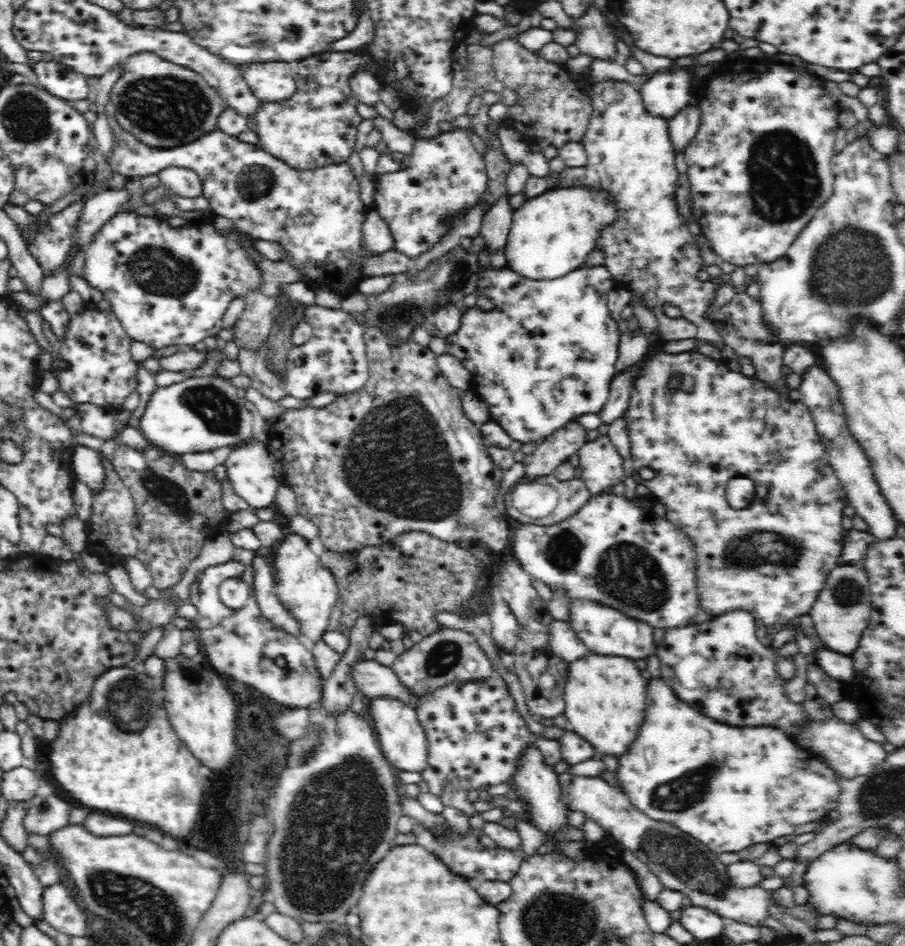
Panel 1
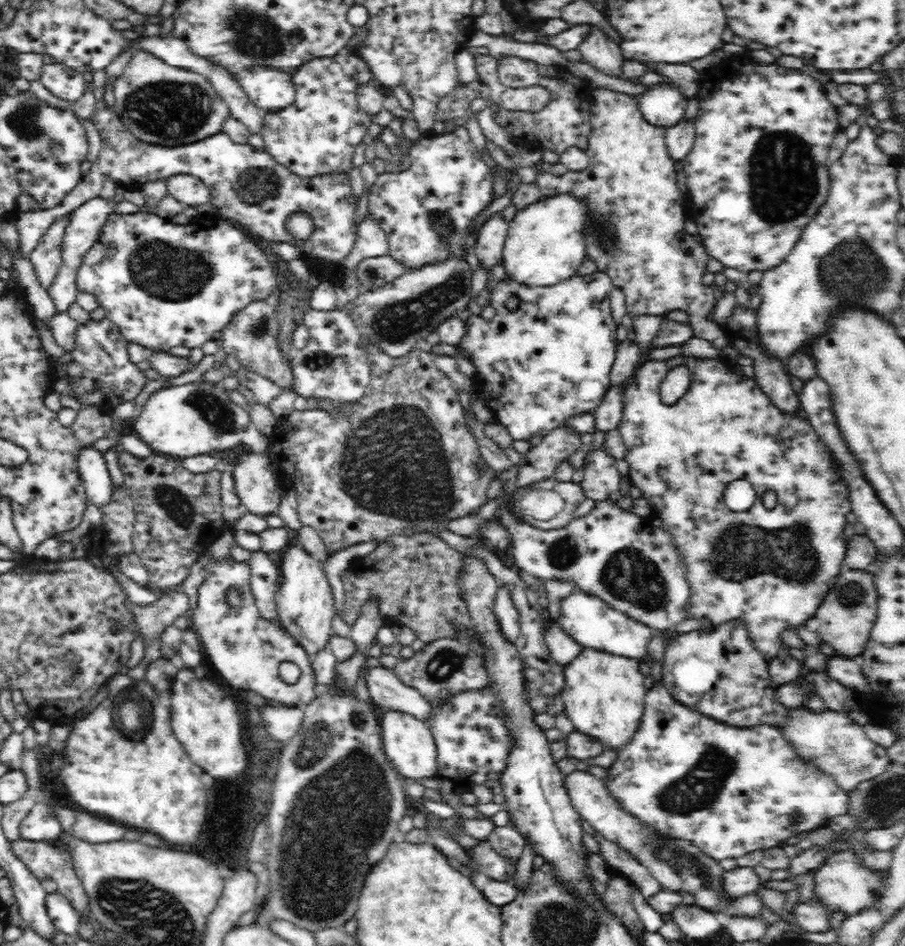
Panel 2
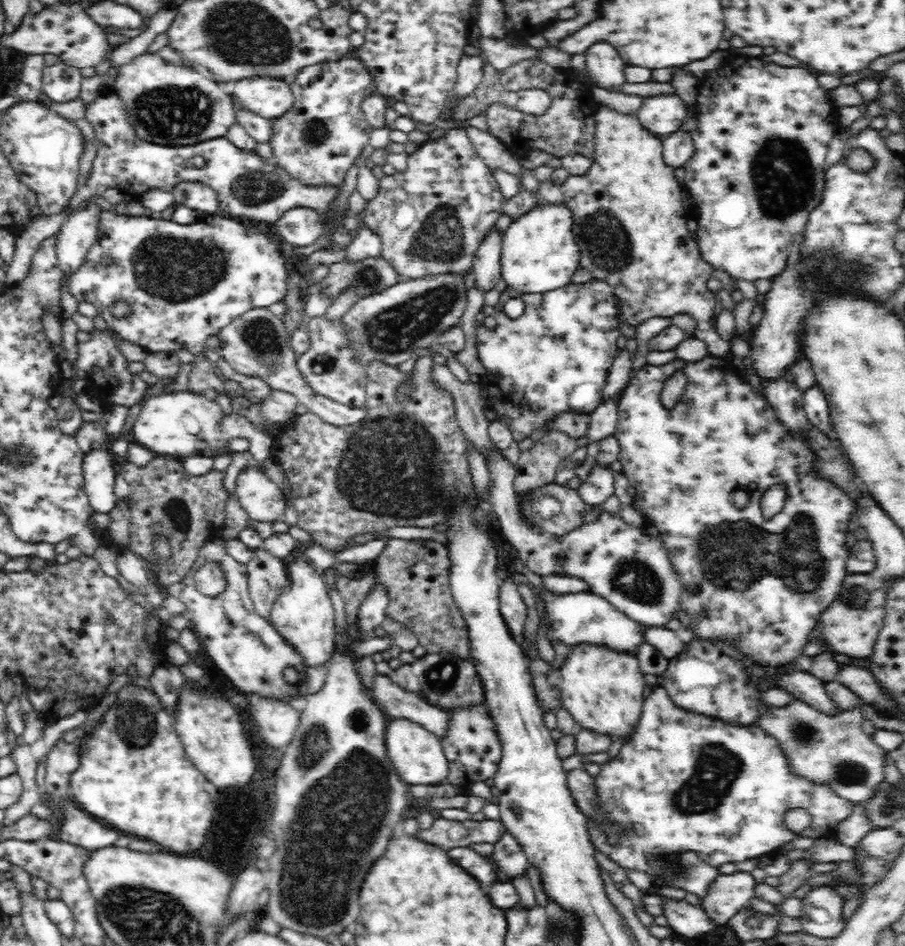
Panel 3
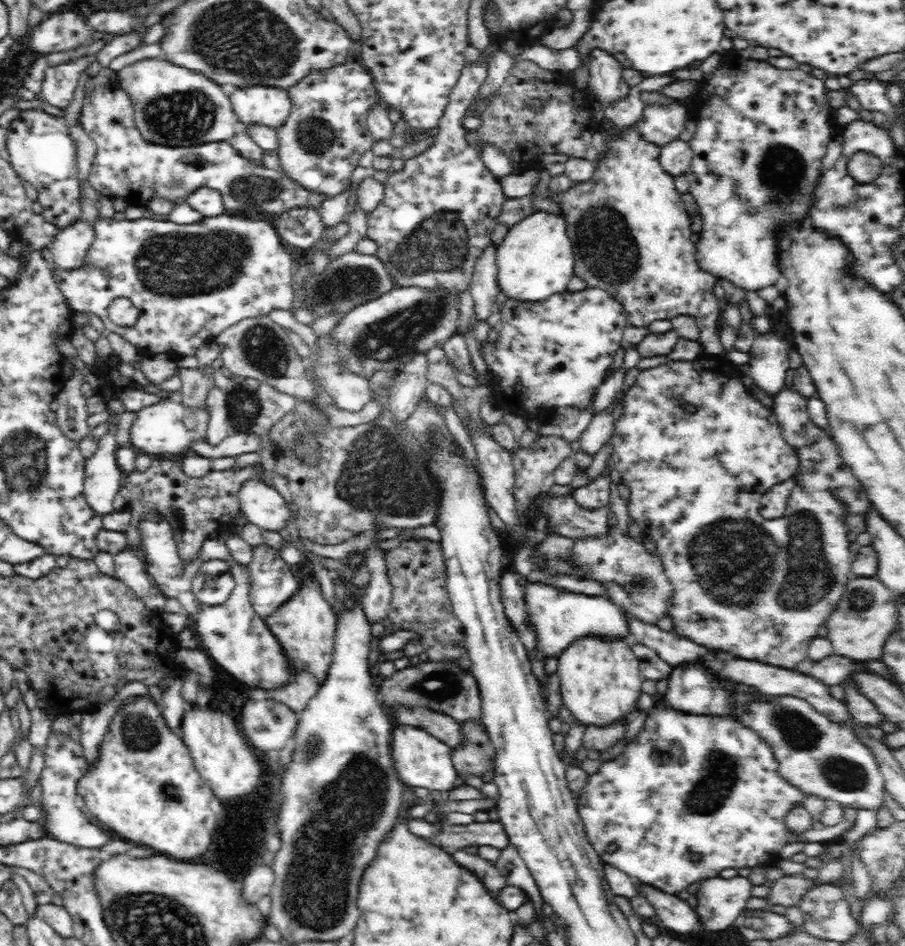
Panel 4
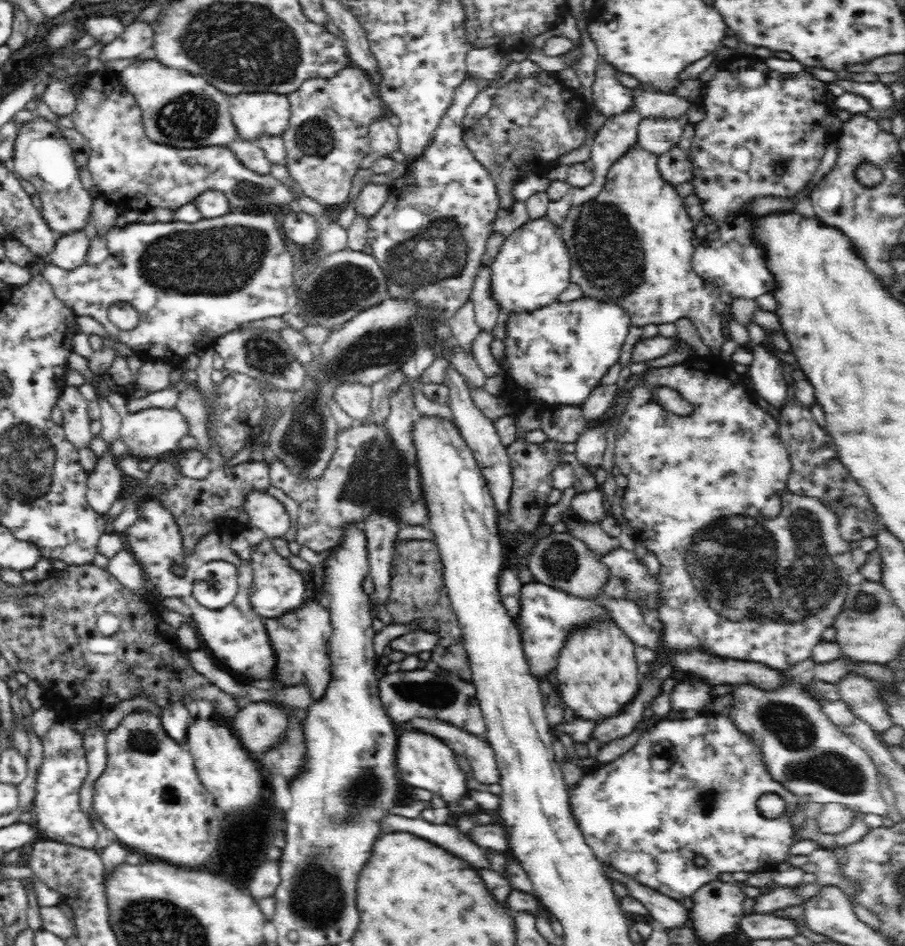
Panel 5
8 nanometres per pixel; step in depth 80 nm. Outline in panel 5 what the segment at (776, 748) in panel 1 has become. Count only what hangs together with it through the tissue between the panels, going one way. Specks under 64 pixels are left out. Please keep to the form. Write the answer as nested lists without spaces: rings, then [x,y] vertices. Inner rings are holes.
[[[700,715],[680,720],[660,718],[629,752],[609,764],[587,771],[584,778],[572,786],[570,797],[572,815],[588,845],[605,866],[674,900],[693,896],[704,884],[716,881],[722,872],[737,873],[740,870],[749,874],[787,862],[790,846],[800,840],[814,840],[820,847],[834,849],[860,840],[869,830],[861,813],[856,812],[851,816],[851,823],[840,832],[822,832],[817,816],[823,804],[812,801],[800,804],[796,793],[770,775],[762,747],[754,742],[752,735],[740,730],[732,718],[702,718]],[[708,730],[710,744],[704,738]],[[764,794],[775,794],[784,800],[785,811],[778,818],[766,818],[758,810],[758,800]],[[796,806],[806,813],[806,820],[794,829],[789,818]],[[694,856],[702,856],[706,862],[698,866]]]

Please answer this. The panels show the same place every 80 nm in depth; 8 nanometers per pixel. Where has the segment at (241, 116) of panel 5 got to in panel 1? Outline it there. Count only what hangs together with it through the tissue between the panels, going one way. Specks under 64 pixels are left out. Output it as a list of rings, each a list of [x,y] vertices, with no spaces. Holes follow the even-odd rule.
[[[252,61],[242,71],[259,101],[282,101],[296,92],[296,65],[290,61]]]

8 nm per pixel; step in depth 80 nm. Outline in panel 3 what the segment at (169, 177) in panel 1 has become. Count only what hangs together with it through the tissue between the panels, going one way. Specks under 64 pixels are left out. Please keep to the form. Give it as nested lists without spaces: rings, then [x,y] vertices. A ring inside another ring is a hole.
[[[176,182],[172,188],[175,205],[184,205],[204,215],[205,218],[219,214],[217,196],[212,188],[200,182]]]

